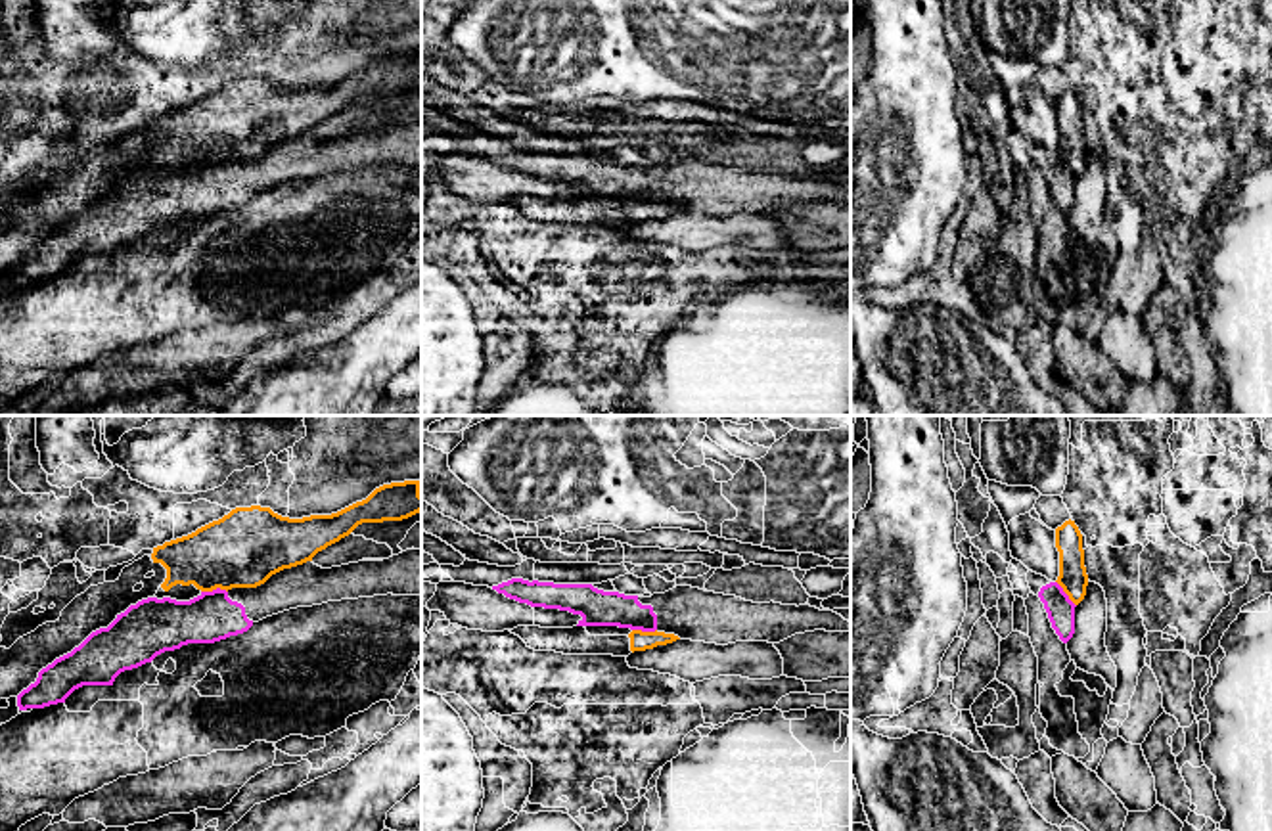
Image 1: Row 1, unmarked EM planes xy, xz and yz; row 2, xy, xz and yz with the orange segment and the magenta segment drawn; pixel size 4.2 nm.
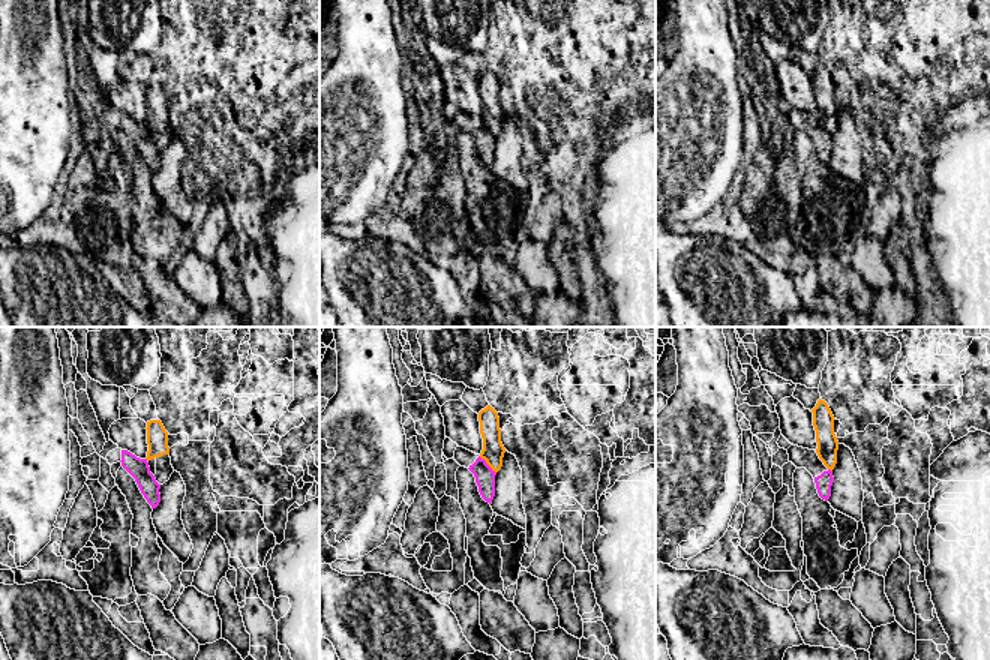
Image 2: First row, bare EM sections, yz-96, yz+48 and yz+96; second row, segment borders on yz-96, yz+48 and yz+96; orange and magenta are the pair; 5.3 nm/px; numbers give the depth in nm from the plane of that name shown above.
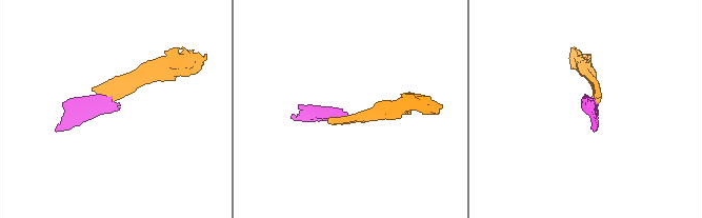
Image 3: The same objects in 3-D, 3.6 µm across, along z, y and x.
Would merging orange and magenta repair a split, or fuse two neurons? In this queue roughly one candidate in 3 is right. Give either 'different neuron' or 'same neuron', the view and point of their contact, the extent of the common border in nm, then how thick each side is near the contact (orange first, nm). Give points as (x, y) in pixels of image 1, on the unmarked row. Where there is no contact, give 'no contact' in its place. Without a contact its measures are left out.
different neuron | xy (213, 159) | 110 nm | 320/220 nm

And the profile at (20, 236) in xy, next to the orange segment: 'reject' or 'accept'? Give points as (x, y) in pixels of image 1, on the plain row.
accept

